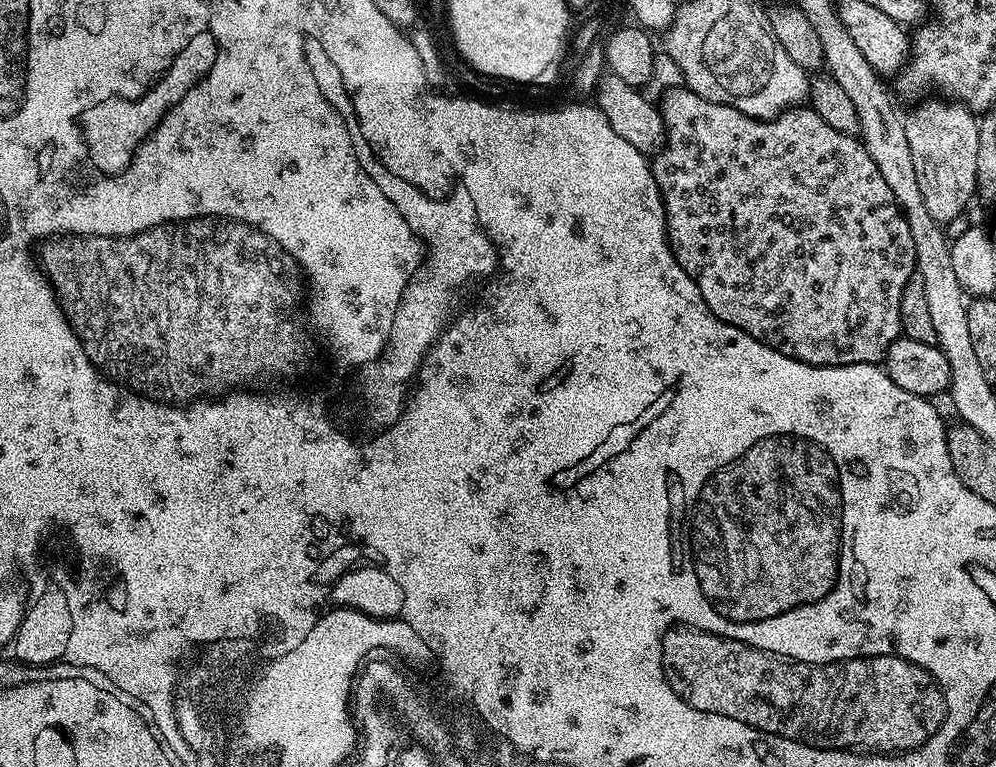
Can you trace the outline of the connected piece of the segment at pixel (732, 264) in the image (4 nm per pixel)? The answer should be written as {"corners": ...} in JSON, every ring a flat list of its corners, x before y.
{"corners":[[687,86,667,89,663,93,662,99,664,101,659,101,658,107,660,109,660,117,664,120,666,143,655,153,655,156,657,155,656,160,654,156,654,159,651,161,652,173,658,182,660,193,664,196,664,215,668,218,668,243,672,246,672,253,676,255,676,261,682,266,682,270,686,270,686,274,690,274,690,278,698,286,698,290,702,294,708,309,722,322,726,322,730,326,750,334,750,338,754,338,758,342,778,350,798,362,806,362,813,366,826,366,827,368,846,366,847,364,880,364,884,357,888,355,892,343,895,340,901,339,902,336,902,329,900,327,902,294,906,290,910,278,917,275,916,254,914,252,914,234,910,230,908,219,904,217,904,211,901,210,899,202,894,198,894,194,890,194,890,186,886,186,886,181,882,178,882,170,878,170,878,166,874,166,874,158,870,158,870,154,864,148,863,143,857,137,842,134,838,130,834,130,834,126,822,122,822,118,818,118,818,114,810,106,789,108,788,111,774,117,773,120,759,120,753,116,742,114,742,110,734,110,734,106,710,102,706,98,694,94]]}

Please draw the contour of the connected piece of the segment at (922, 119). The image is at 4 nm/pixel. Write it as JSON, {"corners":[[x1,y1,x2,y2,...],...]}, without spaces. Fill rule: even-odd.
{"corners":[[928,98,923,102,917,103,912,113,904,116,904,125,906,126,906,139,910,142,910,154,914,154,914,170,918,170,918,186,922,186,922,198,926,202,926,210,937,220,937,222,947,222,950,220,961,219,965,215,964,207,971,202,972,196,977,195,976,175,978,174,978,130,980,122,977,113,970,111,963,104,957,104,947,98]]}

